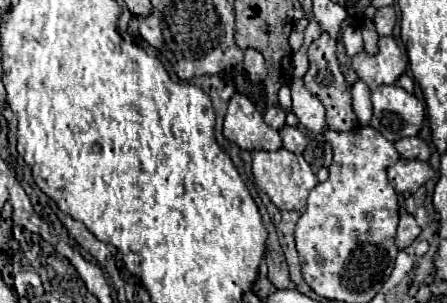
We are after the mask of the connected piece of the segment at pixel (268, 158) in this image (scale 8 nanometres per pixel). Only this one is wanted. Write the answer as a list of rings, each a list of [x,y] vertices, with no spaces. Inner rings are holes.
[[[280,148],[280,150],[274,150],[274,152],[258,150],[258,152],[254,152],[252,158],[254,158],[252,160],[254,180],[256,180],[258,188],[268,194],[272,204],[278,210],[298,210],[298,212],[304,212],[308,192],[318,184],[318,178],[312,172],[310,164],[302,156],[292,154],[286,148]]]

